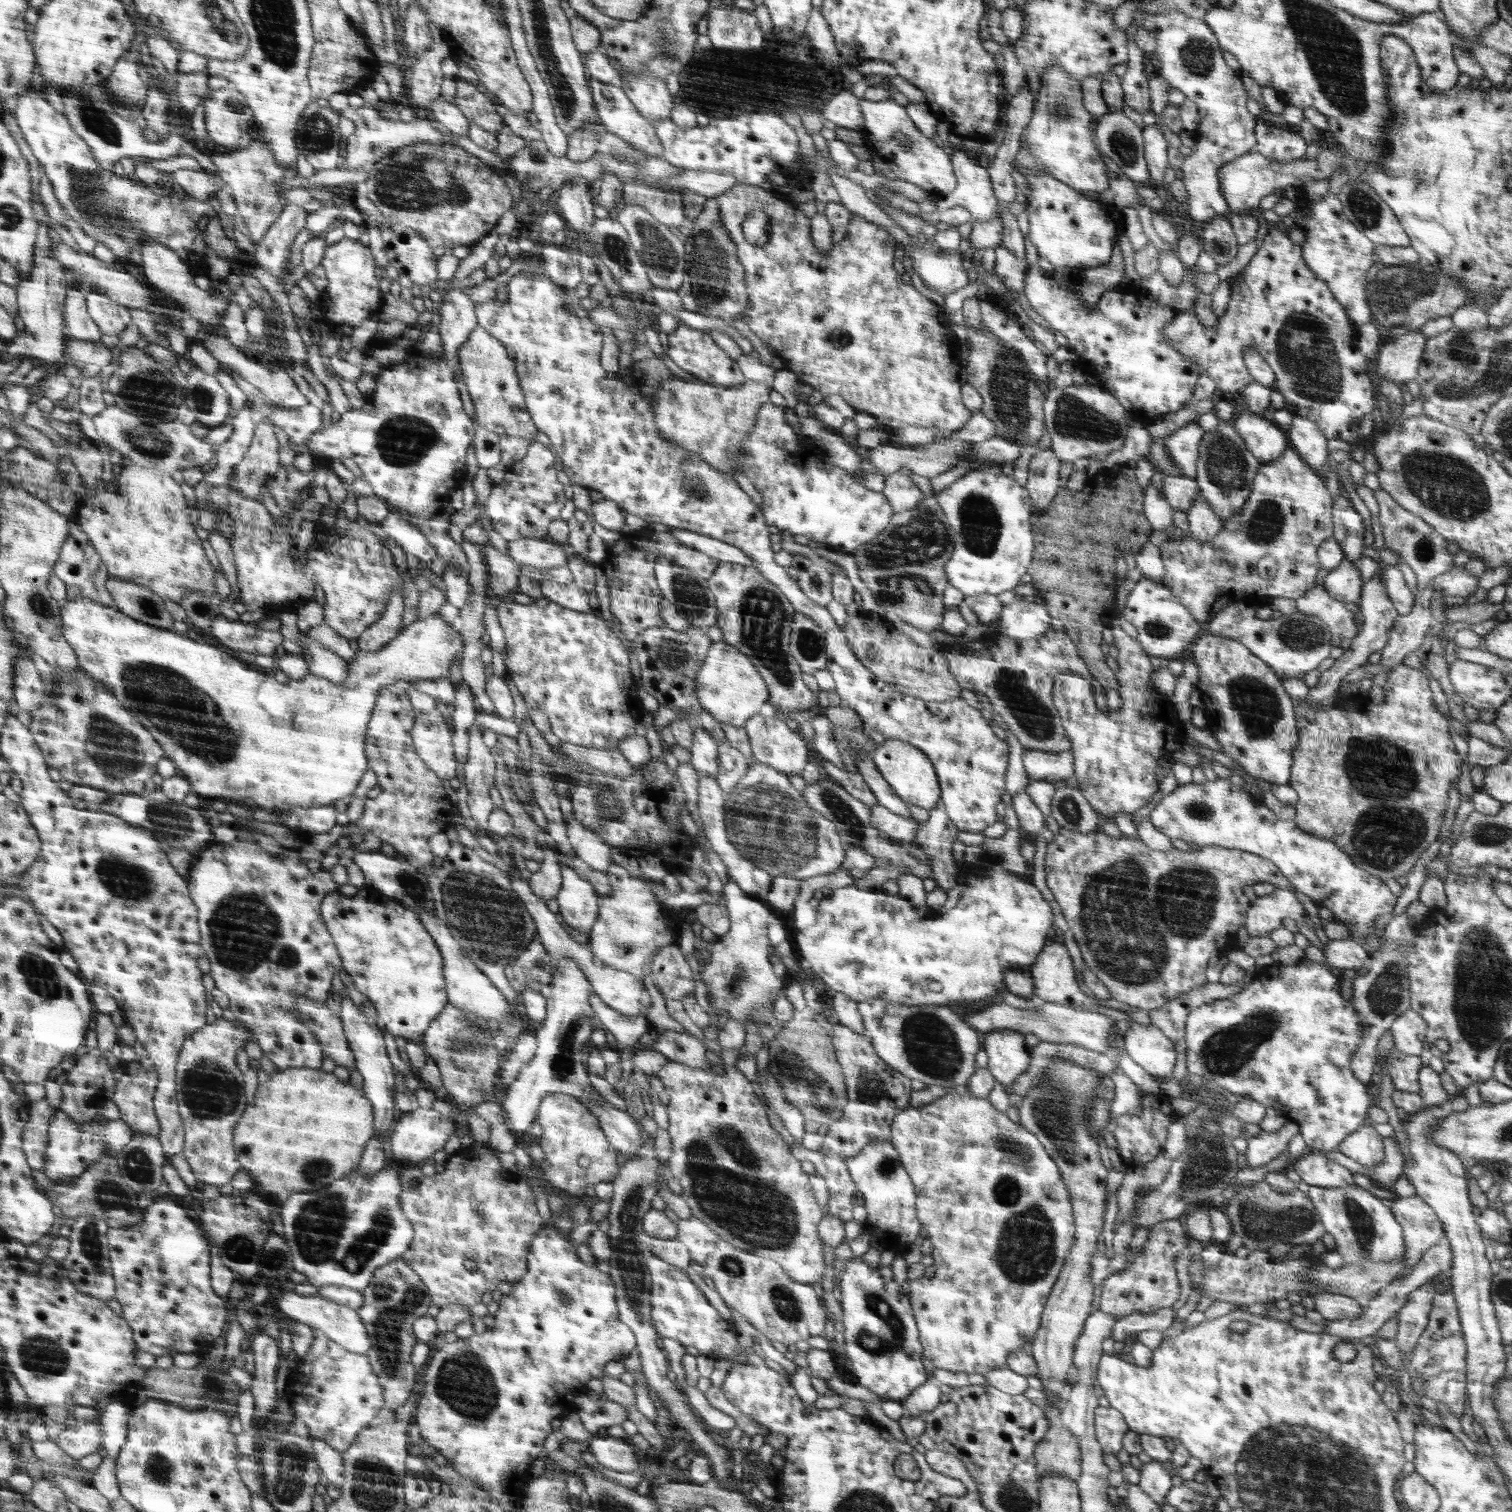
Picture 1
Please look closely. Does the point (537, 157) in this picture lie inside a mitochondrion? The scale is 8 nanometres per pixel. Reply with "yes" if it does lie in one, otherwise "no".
no

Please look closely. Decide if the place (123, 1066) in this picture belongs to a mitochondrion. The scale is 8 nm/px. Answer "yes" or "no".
no

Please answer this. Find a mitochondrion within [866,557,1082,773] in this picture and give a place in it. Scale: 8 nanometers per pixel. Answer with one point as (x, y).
(1035, 718)

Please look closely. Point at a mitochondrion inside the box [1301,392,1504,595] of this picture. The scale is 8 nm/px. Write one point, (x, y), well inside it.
(1447, 485)

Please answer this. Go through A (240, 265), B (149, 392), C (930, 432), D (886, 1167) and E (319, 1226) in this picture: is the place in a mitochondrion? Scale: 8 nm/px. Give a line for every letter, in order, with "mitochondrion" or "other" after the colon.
A: other
B: mitochondrion
C: other
D: mitochondrion
E: mitochondrion

